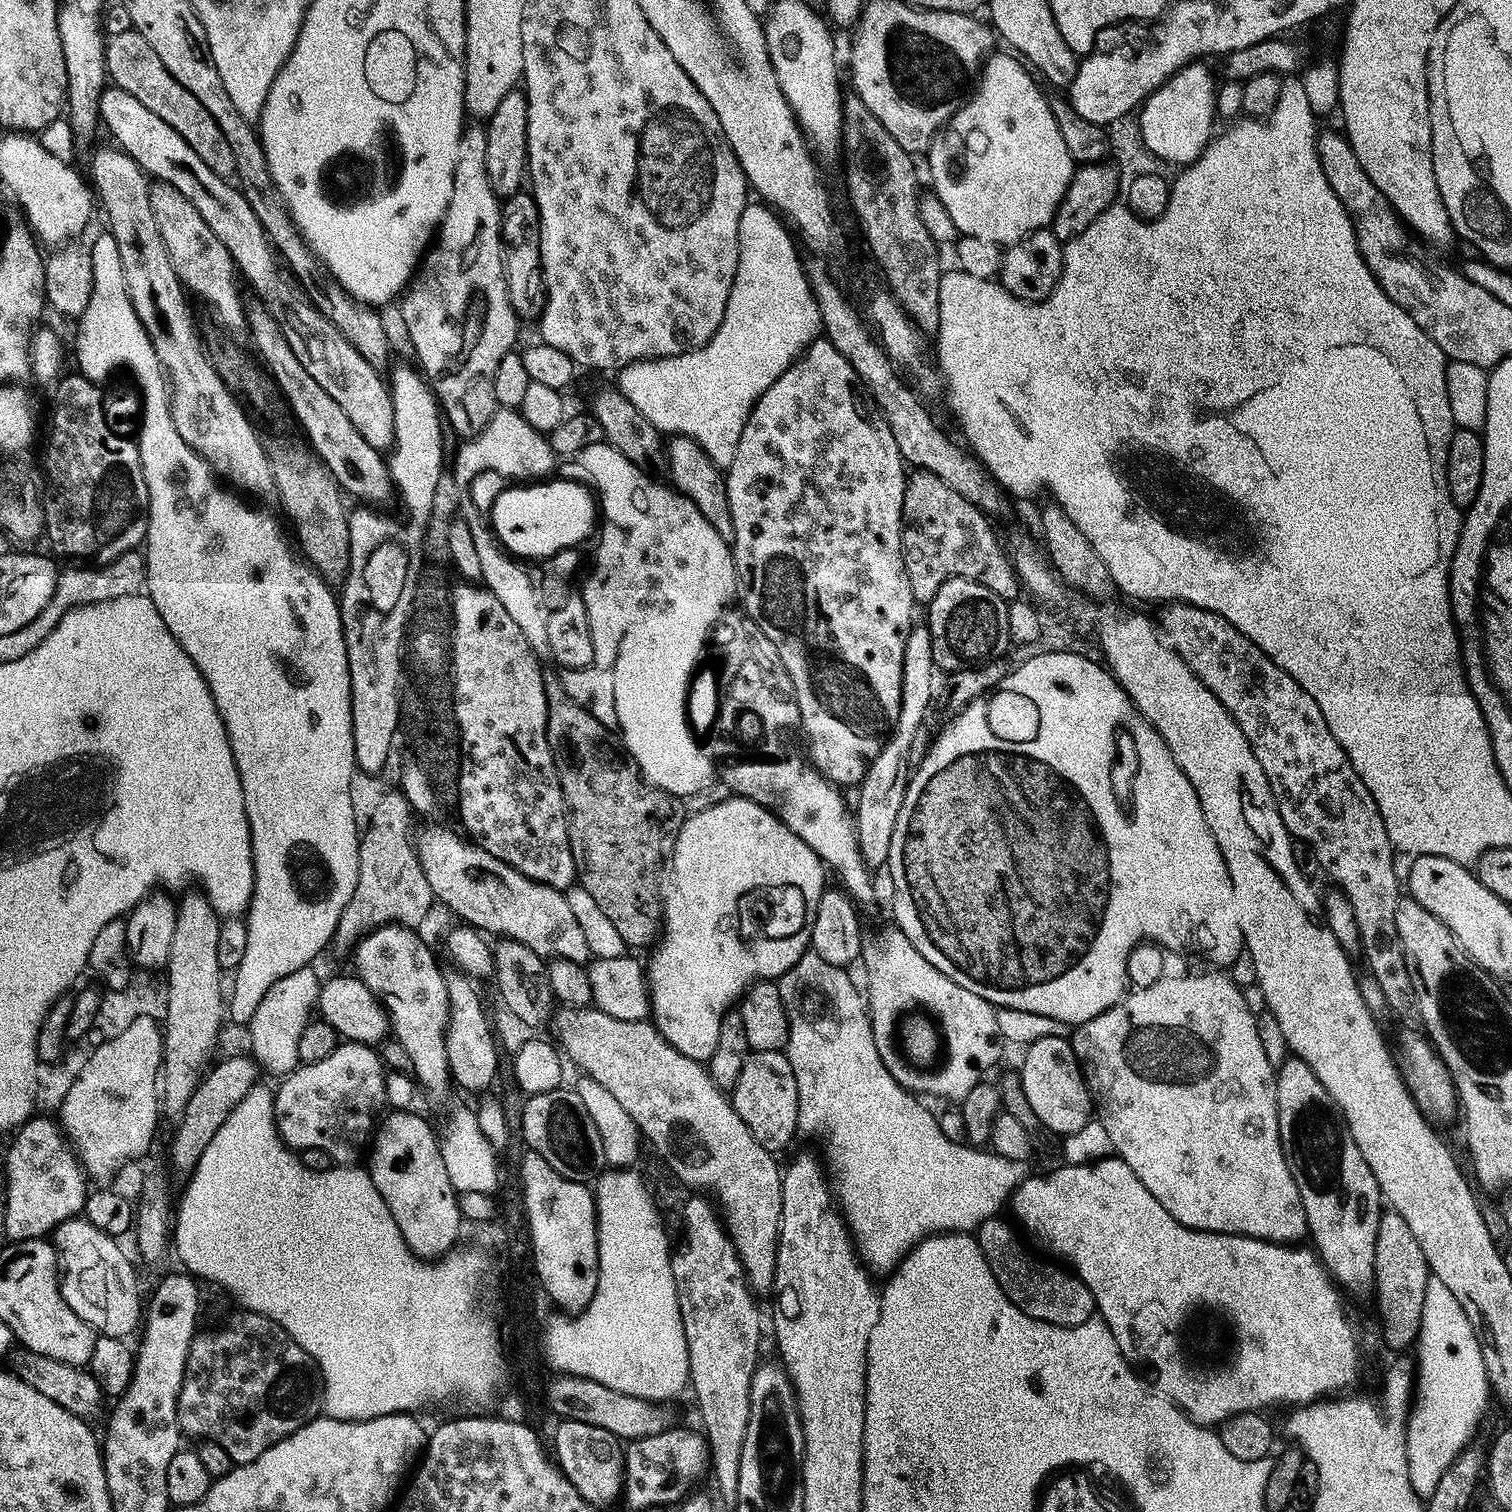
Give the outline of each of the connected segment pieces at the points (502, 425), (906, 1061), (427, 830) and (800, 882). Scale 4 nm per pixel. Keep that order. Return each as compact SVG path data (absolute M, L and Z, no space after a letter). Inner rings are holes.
M500 408L496 411L485 428L471 438L465 439L456 456L454 467L460 475L466 477L468 474L477 472L484 467L499 468L501 472L507 473L511 478L518 476L532 476L528 478L544 478L549 475L548 471L554 468L554 453L548 445L548 436L530 426L519 411L511 408Z
M889 926L885 932L863 941L863 964L868 971L866 1007L872 1018L872 1037L886 1070L890 1070L892 1077L913 1094L925 1092L928 1096L963 1102L966 1094L981 1083L983 1076L980 1075L1000 1056L1002 1041L994 1005L946 978L946 974L918 954L910 938L906 938L906 934L895 926Z
M436 822L425 823L428 825L421 832L419 829L415 837L416 853L422 862L426 882L430 882L432 895L439 903L448 907L465 925L481 933L493 932L496 938L517 940L545 958L569 959L583 966L589 963L586 937L561 889L526 878L506 862L494 858L494 854L469 842L459 831L451 832L432 823Z
M733 795L732 800L724 800L721 804L712 804L701 812L696 812L687 817L676 839L676 845L670 857L670 872L672 877L667 877L666 891L662 896L662 935L658 943L651 949L652 961L647 961L646 975L648 978L648 991L652 998L651 1019L666 1038L670 1046L674 1046L682 1054L701 1062L714 1054L714 1046L718 1046L718 1028L722 1026L722 1018L743 997L744 993L753 984L761 980L775 981L785 976L794 965L800 961L806 949L812 943L812 927L814 926L814 914L818 910L818 902L822 898L826 887L824 872L826 865L798 834L794 834L772 812L768 812L762 806L755 804L753 800L746 800L742 796ZM748 910L756 921L748 930L746 918Z

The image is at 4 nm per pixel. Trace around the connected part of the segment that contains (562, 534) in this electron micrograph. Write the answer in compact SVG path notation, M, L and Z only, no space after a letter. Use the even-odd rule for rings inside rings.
M558 479L562 480L542 480L529 483L532 485L526 487L511 486L496 498L496 502L494 502L488 515L490 528L499 545L513 557L521 558L520 556L522 556L548 560L559 552L577 547L580 545L578 543L584 541L591 532L593 535L598 522L598 502L593 491L585 483L574 481L577 479ZM524 498L526 501L532 502L532 524L524 525Z

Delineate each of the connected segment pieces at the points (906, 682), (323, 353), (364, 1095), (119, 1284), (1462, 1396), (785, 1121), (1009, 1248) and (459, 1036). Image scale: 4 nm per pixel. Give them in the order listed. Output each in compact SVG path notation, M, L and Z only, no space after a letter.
M913 625L907 636L906 652L903 655L903 692L899 716L880 752L868 765L867 773L857 789L859 792L856 808L854 804L856 840L859 842L864 864L872 870L877 870L878 867L881 869L888 862L894 825L910 779L910 769L907 766L910 748L916 728L925 723L926 710L931 700L934 700L934 674L936 675L936 667L933 662L932 636L927 625Z
M115 86L105 87L100 93L100 118L103 127L108 127L109 134L117 140L113 141L120 151L130 156L153 181L172 184L174 190L178 190L194 205L198 214L202 214L216 237L226 246L239 275L248 279L249 286L256 291L257 301L266 306L267 312L274 318L303 369L309 371L314 382L346 411L350 422L370 446L378 451L387 449L394 440L394 414L391 391L385 379L383 382L383 375L373 361L358 351L286 275L254 210L241 203L240 208L228 208L224 212L222 205L212 204L214 177L206 162L202 162L202 158L198 158L190 145L169 124L162 122L158 114L146 110L134 94L126 94L126 90Z
M340 1042L322 1062L297 1066L274 1092L276 1129L284 1143L294 1150L325 1152L329 1161L340 1166L355 1165L360 1147L369 1143L378 1117L385 1111L385 1075L381 1053L371 1044Z
M87 1218L62 1222L54 1233L62 1269L59 1273L62 1298L96 1333L122 1340L141 1327L142 1302L140 1306L140 1280L120 1244L117 1237L98 1230Z
M1429 1279L1418 1347L1414 1352L1414 1399L1410 1404L1408 1427L1404 1430L1410 1486L1414 1486L1421 1498L1434 1494L1438 1478L1442 1478L1461 1450L1473 1443L1475 1436L1472 1435L1484 1416L1488 1400L1488 1375L1476 1333L1446 1286L1440 1280Z
M749 1051L742 1066L738 1082L730 1090L732 1109L750 1126L750 1134L767 1152L780 1154L780 1151L798 1136L798 1082L790 1066L787 1055L778 1052Z
M999 1215L979 1221L974 1235L986 1262L990 1266L990 1274L994 1274L998 1286L1026 1314L1035 1320L1058 1326L1082 1326L1082 1322L1093 1319L1096 1312L1094 1294L1080 1281L1080 1277L1059 1263L1051 1264L1040 1256L1035 1256L1024 1245L1024 1240Z
M460 970L445 975L448 987L448 1025L444 1031L448 1071L451 1079L456 1080L468 1092L483 1093L496 1079L496 1057L498 1041L493 1033L490 1012L484 1009L484 1000L476 989L477 981Z

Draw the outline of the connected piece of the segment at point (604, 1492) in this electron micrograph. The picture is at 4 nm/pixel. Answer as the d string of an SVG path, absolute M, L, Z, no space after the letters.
M564 1418L559 1423L552 1444L556 1447L554 1459L564 1477L593 1506L619 1501L624 1487L624 1448L619 1438L610 1430L602 1430L602 1426L590 1426L590 1422Z

